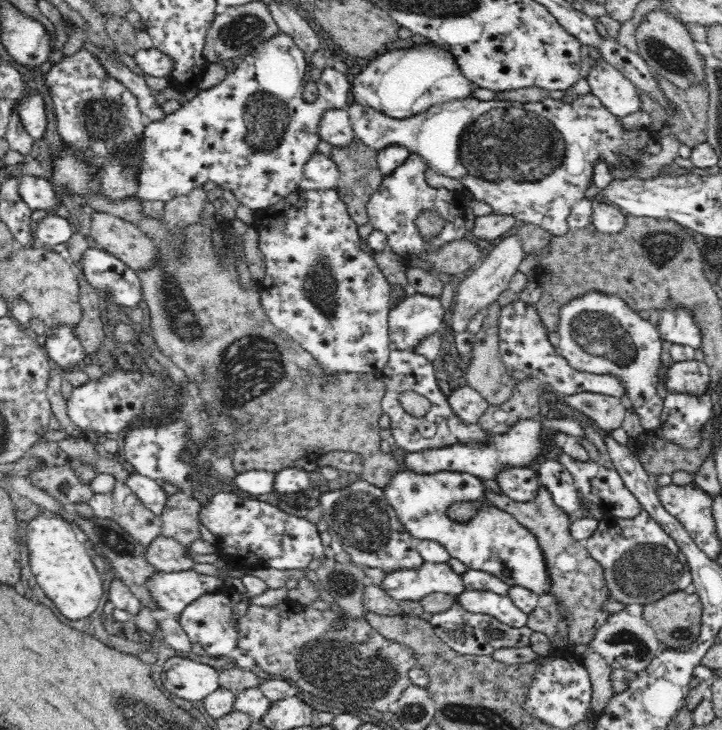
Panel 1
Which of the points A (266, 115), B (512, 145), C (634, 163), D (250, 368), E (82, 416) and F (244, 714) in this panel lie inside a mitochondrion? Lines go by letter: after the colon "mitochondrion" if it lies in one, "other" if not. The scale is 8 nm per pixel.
A: mitochondrion
B: mitochondrion
C: other
D: mitochondrion
E: other
F: other

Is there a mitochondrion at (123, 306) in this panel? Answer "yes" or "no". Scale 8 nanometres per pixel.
no

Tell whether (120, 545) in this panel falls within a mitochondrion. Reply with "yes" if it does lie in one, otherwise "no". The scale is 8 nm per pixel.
yes

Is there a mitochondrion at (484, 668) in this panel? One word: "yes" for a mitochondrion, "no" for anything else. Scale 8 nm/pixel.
no

